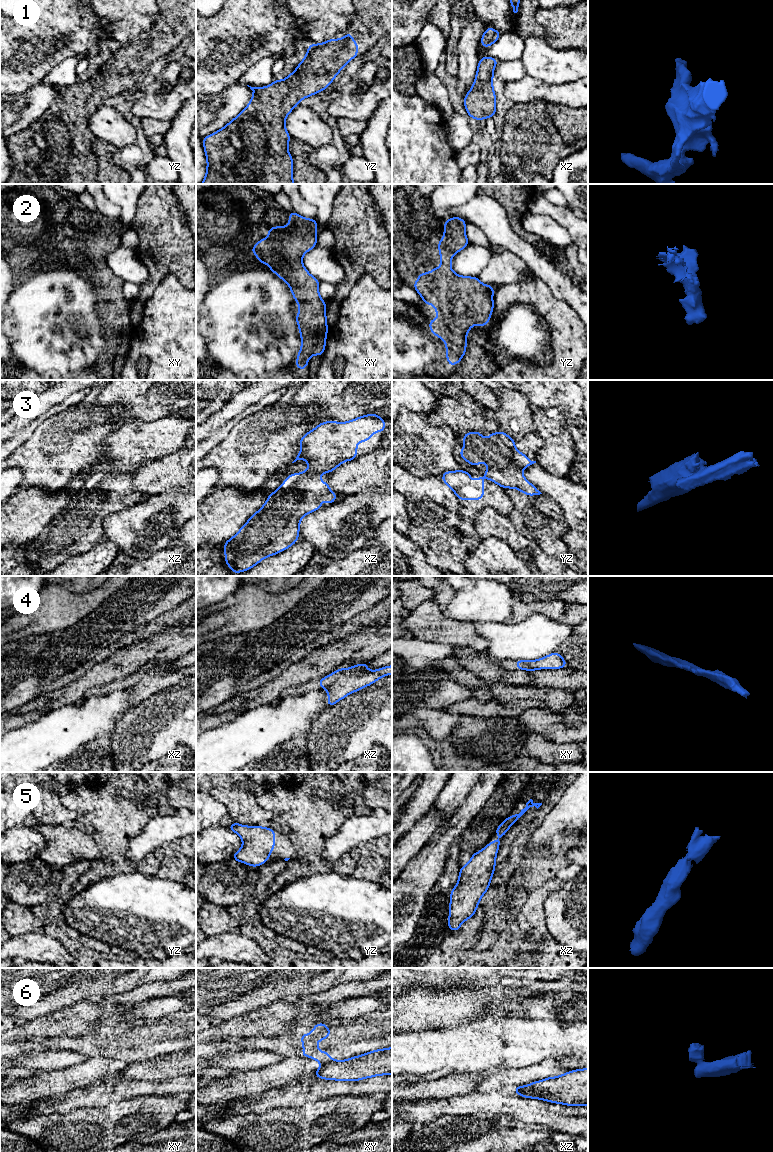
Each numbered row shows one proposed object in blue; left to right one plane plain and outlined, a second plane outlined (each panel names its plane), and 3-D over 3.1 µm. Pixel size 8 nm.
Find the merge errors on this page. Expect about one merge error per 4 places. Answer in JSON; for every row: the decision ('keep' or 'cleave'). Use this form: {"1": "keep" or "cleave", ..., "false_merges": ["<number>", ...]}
{"1": "keep", "2": "keep", "3": "cleave", "4": "keep", "5": "keep", "6": "cleave", "false_merges": ["3", "6"]}

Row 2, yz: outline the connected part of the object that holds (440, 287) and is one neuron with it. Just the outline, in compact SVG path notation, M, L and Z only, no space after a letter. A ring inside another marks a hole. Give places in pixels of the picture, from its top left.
M460 217L449 218L444 222L444 236L438 242L442 266L432 269L429 273L419 273L413 286L425 306L432 304L436 308L435 314L440 316L438 320L432 318L428 325L433 335L444 340L449 366L458 364L466 353L467 332L474 324L486 326L494 308L495 288L492 285L482 284L479 277L459 276L451 270L453 255L470 243L465 233L466 223Z

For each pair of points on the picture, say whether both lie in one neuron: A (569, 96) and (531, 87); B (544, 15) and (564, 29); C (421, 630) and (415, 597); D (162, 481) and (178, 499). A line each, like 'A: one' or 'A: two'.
A: one
B: one
C: two
D: two

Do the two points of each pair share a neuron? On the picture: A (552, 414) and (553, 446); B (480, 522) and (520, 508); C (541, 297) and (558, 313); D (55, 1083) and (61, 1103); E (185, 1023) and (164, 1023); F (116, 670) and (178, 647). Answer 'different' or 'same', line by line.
A: same
B: different
C: same
D: different
E: same
F: same

